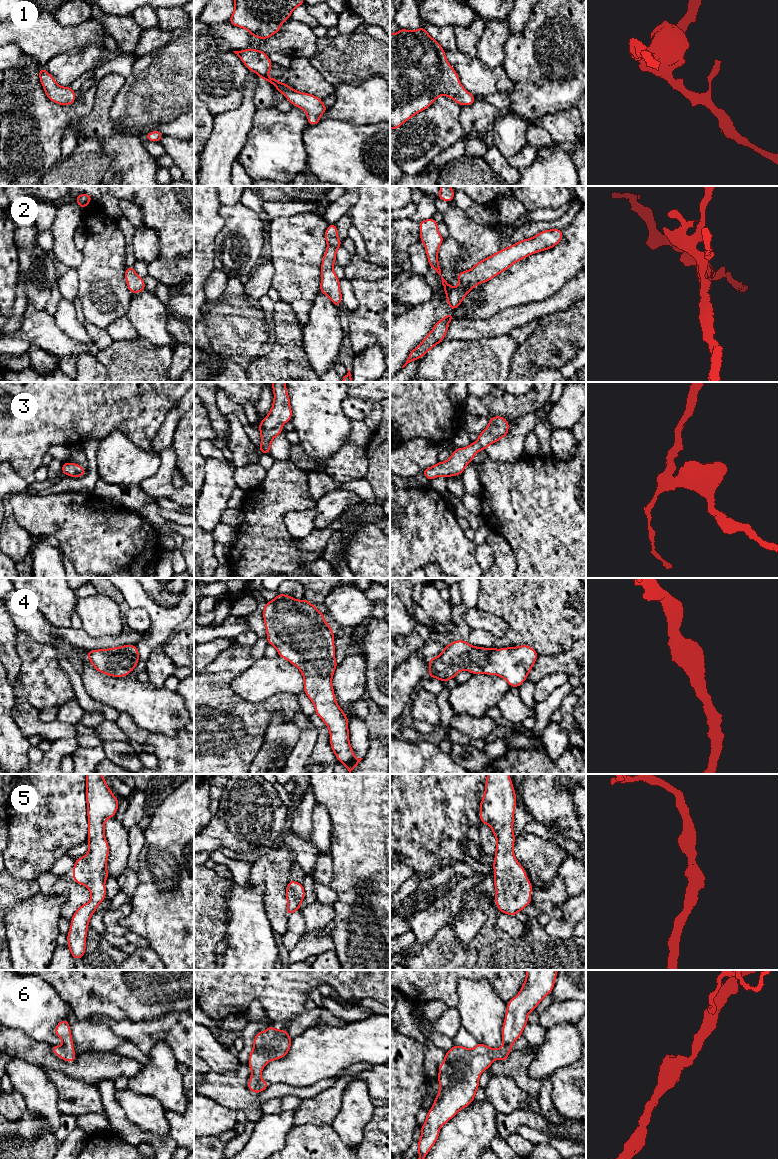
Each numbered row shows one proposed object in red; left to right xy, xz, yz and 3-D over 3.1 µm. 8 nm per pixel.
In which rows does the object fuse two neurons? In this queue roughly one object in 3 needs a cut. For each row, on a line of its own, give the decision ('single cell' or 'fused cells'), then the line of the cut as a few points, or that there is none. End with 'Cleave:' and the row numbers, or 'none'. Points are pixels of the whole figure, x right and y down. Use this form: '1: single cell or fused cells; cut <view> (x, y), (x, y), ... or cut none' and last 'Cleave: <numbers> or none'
1: single cell; cut none
2: single cell; cut none
3: single cell; cut none
4: single cell; cut none
5: single cell; cut none
6: single cell; cut none
Cleave: none

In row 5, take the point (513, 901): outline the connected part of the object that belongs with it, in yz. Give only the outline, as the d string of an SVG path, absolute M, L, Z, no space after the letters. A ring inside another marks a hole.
M487 774L480 803L480 820L488 824L497 840L494 853L495 903L499 912L516 916L531 904L532 885L513 852L516 793L509 774Z

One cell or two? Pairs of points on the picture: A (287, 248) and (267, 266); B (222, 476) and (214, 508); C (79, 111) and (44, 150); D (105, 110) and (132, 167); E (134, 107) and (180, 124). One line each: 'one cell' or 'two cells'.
A: two cells
B: one cell
C: one cell
D: one cell
E: two cells

